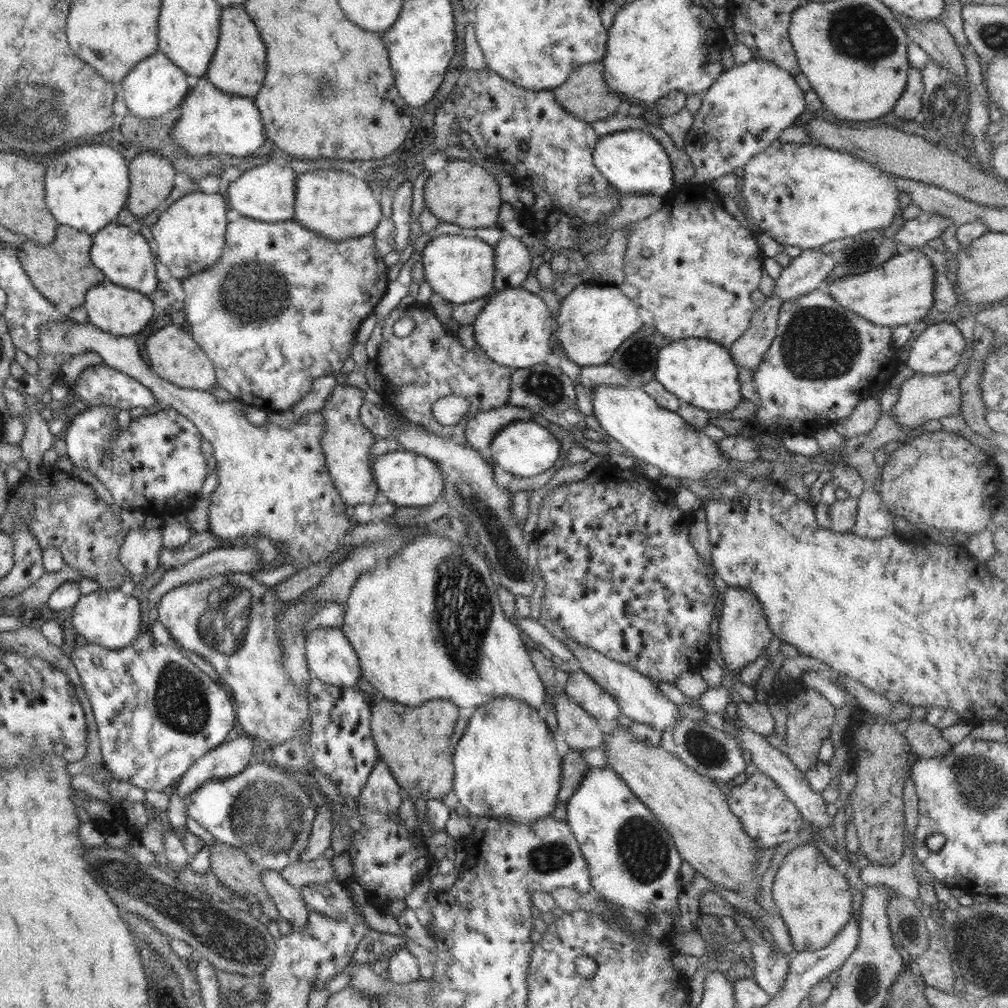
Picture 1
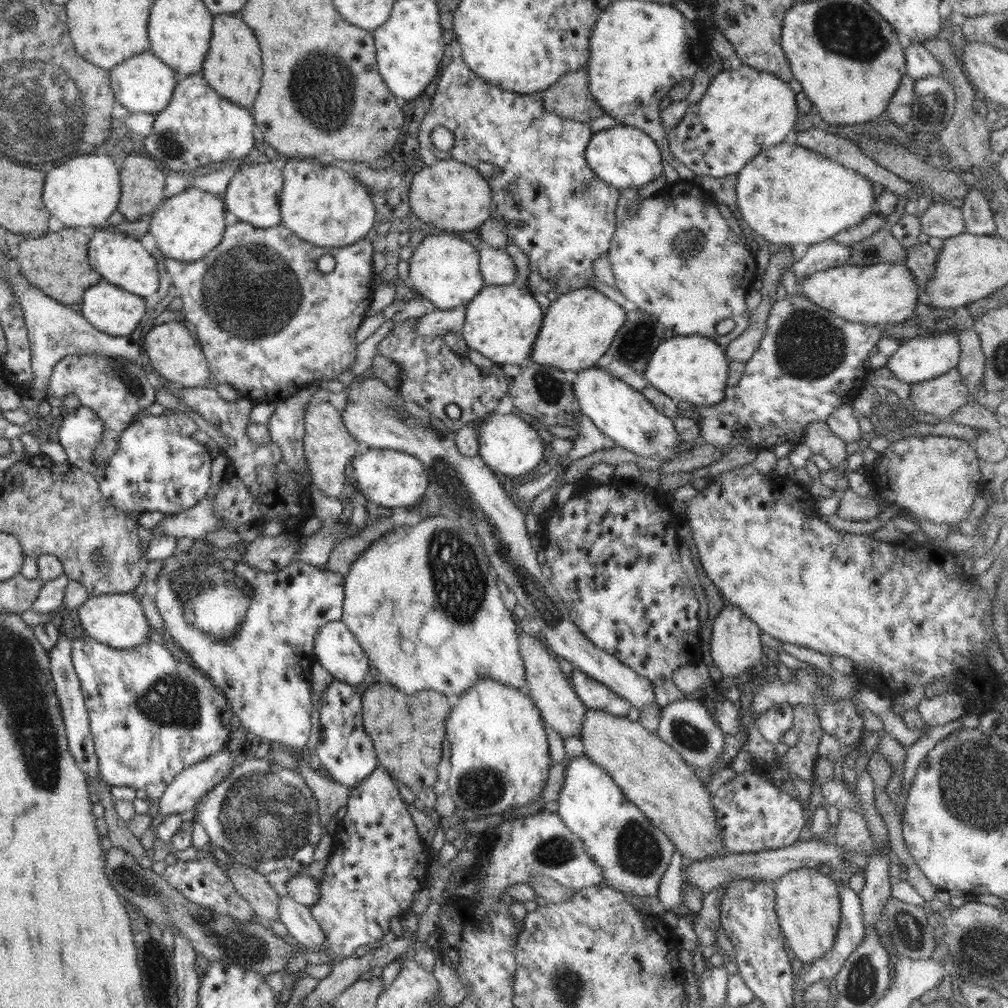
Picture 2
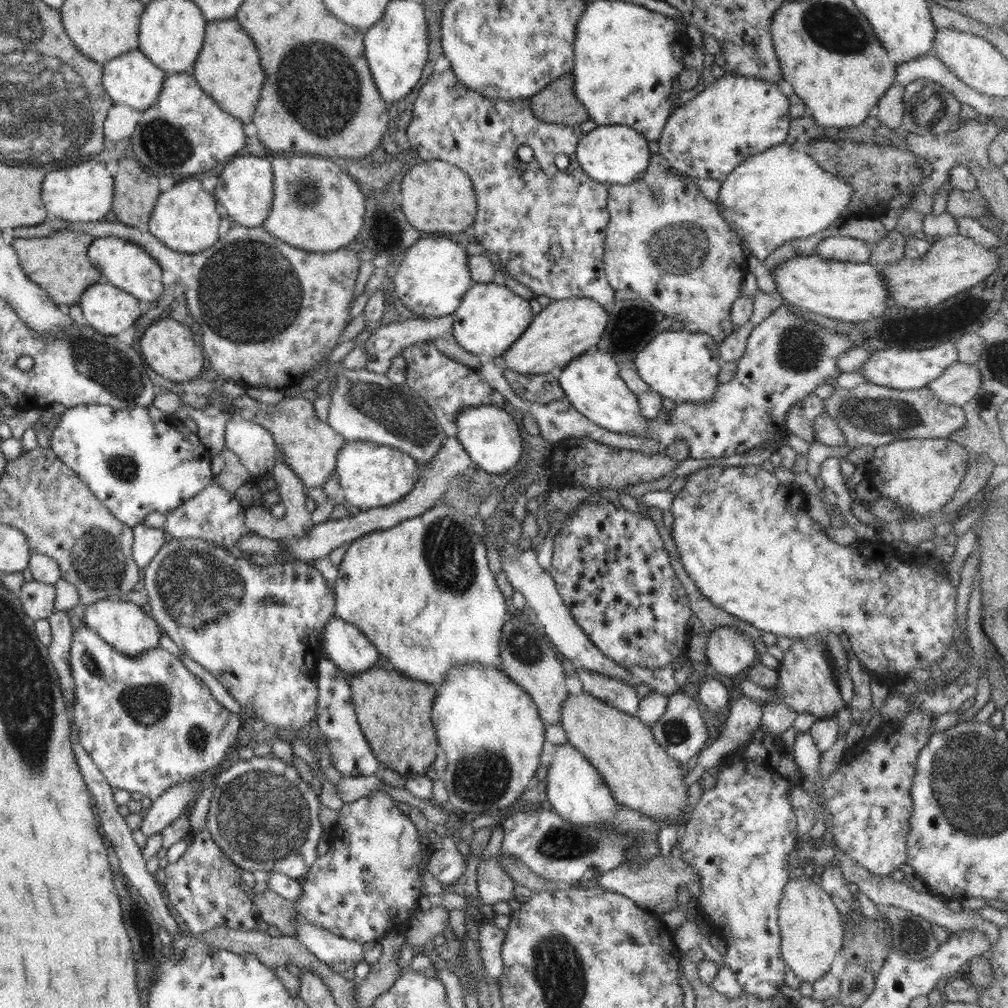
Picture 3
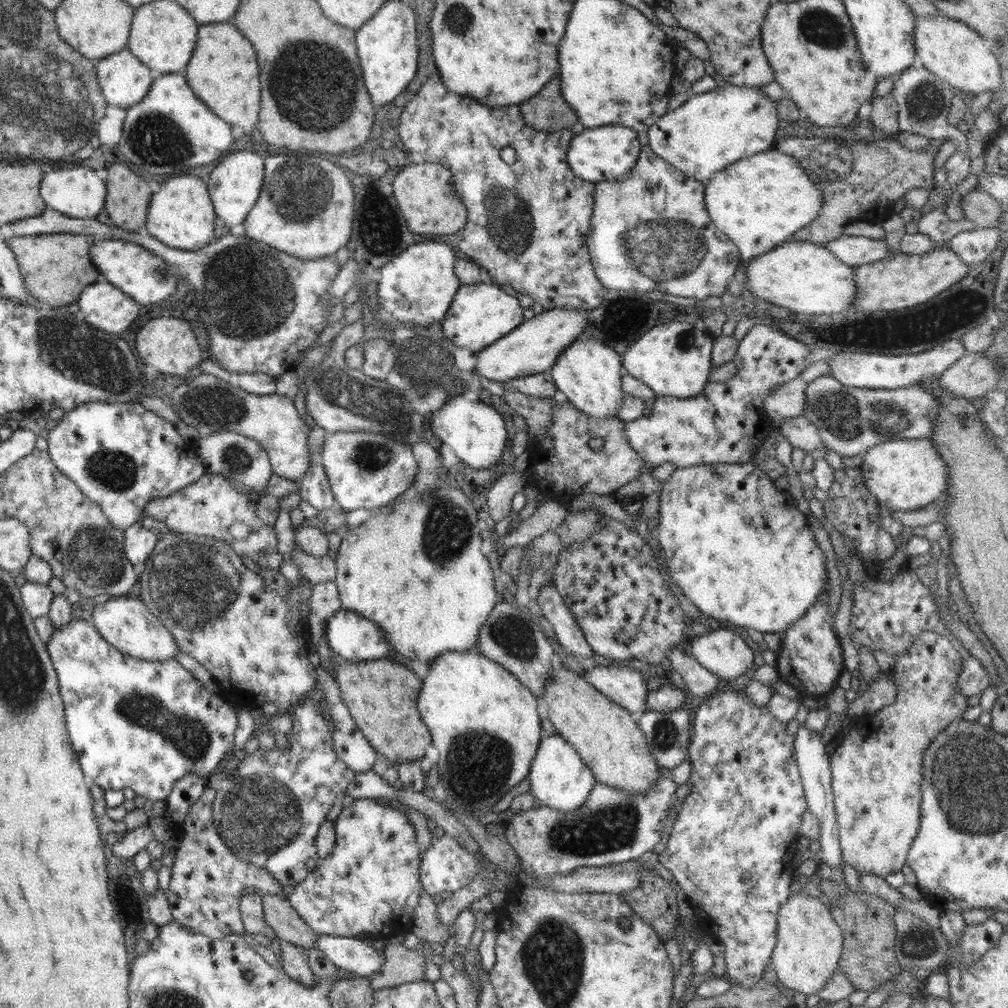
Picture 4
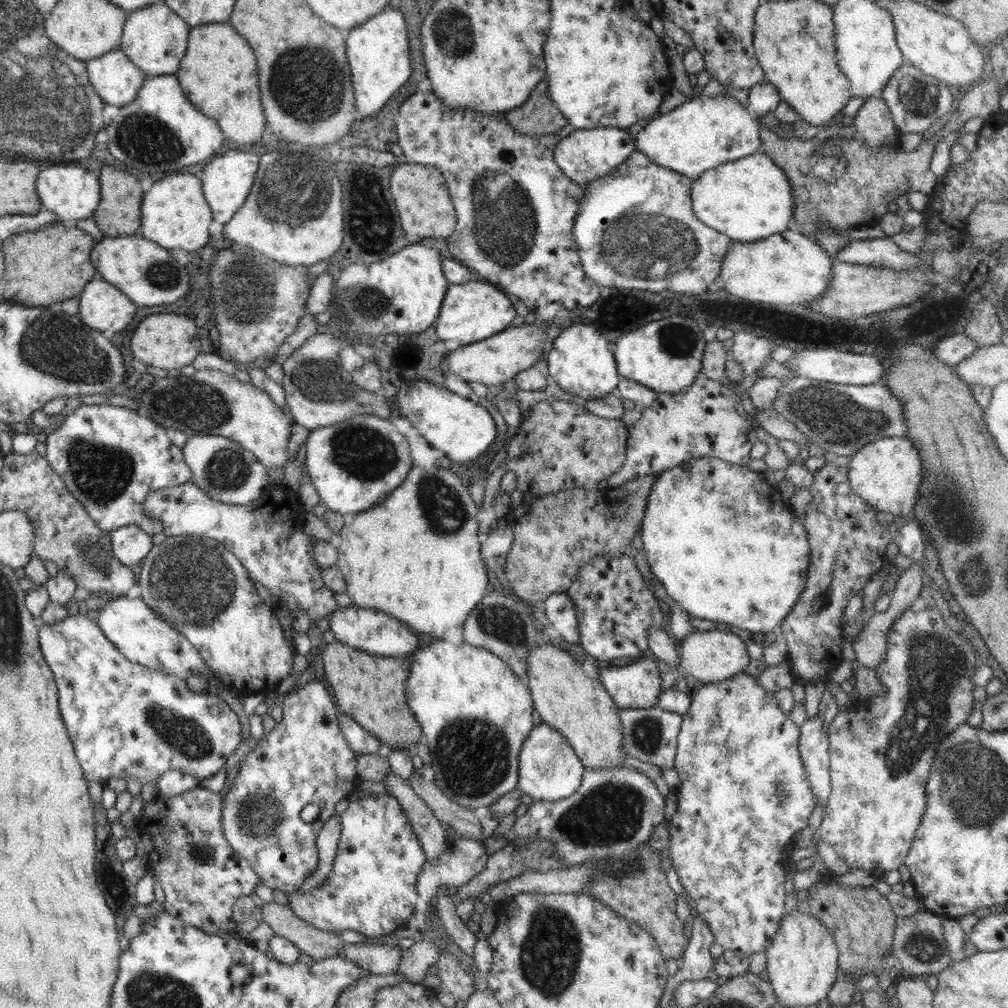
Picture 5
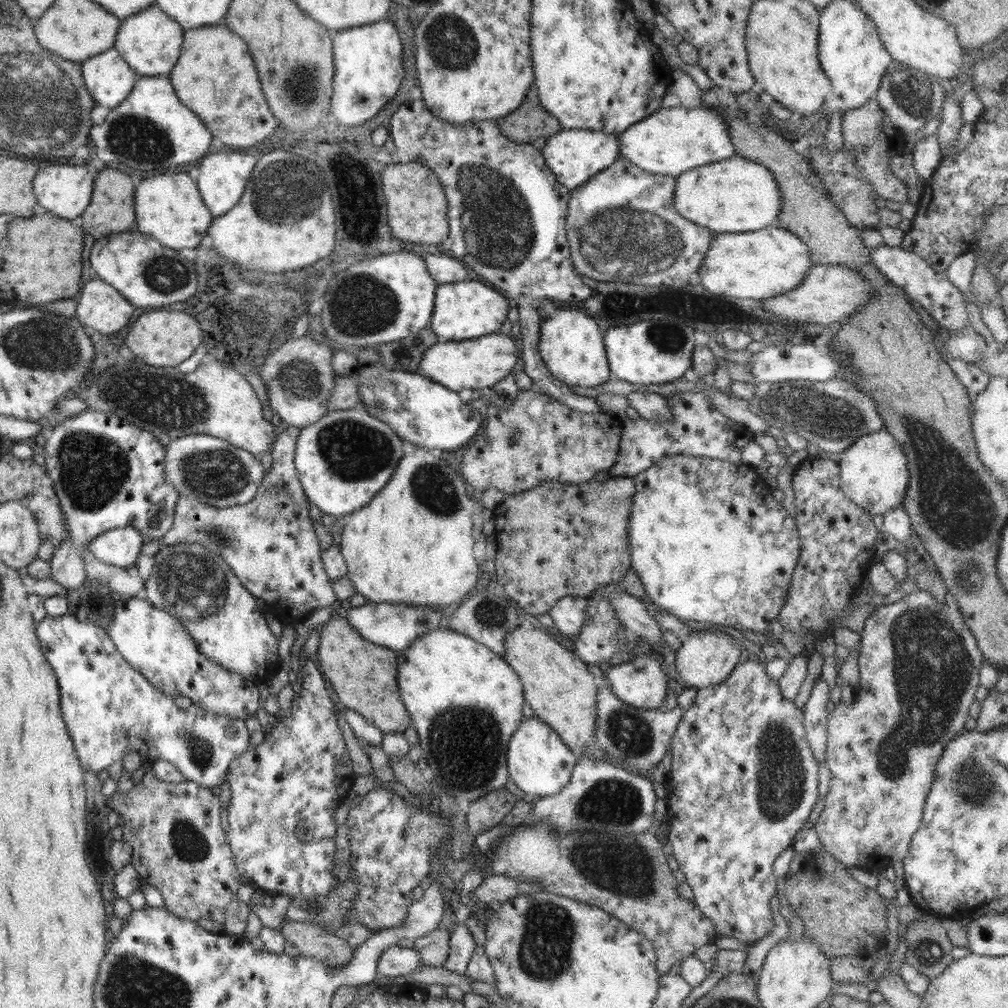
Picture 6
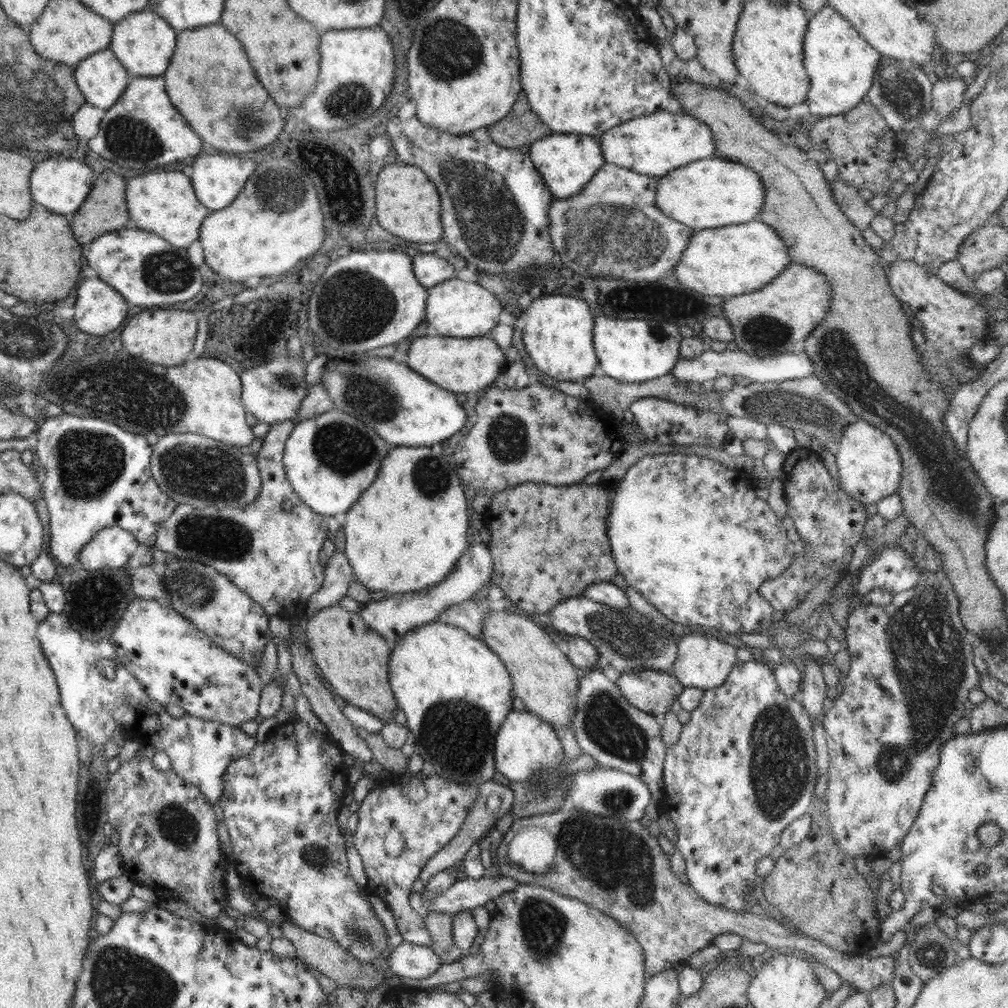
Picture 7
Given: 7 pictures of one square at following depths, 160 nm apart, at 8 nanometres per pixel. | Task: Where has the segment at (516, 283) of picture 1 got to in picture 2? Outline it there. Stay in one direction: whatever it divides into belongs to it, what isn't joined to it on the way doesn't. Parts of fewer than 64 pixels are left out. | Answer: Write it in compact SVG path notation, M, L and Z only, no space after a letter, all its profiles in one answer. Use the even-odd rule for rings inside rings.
M488 248L479 251L479 267L485 285L515 283L516 265L506 248Z

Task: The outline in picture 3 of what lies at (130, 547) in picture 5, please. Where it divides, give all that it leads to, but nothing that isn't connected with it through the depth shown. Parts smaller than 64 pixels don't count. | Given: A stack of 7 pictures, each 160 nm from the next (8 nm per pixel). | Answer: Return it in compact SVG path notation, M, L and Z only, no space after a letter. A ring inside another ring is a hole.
M144 523L133 527L132 554L136 565L140 568L148 567L166 544L163 529L151 528Z

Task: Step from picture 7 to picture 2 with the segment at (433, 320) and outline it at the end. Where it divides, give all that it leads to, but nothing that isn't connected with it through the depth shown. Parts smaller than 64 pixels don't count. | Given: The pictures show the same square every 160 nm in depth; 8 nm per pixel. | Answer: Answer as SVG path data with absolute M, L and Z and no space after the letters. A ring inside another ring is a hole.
M485 285L464 307L465 321L460 332L469 348L500 365L516 365L530 360L534 341L542 326L543 313L526 285Z

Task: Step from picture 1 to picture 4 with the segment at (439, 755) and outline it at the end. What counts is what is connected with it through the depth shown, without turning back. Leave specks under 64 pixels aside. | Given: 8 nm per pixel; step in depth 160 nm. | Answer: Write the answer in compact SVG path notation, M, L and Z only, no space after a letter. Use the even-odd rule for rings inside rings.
M337 656L336 661L334 673L342 701L370 746L397 765L421 759L432 743L430 731L417 709L423 680L392 657L346 662Z

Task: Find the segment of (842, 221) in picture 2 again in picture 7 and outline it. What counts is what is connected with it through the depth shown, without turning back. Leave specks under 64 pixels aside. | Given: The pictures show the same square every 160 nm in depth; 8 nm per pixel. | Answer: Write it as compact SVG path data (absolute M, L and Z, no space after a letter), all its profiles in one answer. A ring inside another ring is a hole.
M712 156L675 168L659 177L658 209L666 216L693 229L709 229L759 220L765 190L753 168Z

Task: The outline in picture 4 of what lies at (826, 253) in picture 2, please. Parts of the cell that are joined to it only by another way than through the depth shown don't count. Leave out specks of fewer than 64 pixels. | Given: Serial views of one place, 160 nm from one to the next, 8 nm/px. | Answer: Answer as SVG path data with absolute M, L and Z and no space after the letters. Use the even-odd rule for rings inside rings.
M841 235L825 246L838 260L852 267L872 264L892 256L884 240L874 240L865 236Z

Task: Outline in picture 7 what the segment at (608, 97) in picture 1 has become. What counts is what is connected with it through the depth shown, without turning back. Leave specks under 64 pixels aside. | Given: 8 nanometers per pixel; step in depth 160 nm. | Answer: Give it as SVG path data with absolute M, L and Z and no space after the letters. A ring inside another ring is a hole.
M524 92L519 94L512 110L504 118L487 127L487 131L494 143L510 149L531 145L551 132L532 111Z

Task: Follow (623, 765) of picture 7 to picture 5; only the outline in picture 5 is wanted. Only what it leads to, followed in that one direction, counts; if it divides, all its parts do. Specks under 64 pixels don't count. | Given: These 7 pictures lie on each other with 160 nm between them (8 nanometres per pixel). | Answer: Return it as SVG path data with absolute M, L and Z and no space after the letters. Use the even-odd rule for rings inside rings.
M660 706L639 709L619 709L623 750L632 758L655 764L660 768L673 768L677 753L677 738L682 715L664 710Z

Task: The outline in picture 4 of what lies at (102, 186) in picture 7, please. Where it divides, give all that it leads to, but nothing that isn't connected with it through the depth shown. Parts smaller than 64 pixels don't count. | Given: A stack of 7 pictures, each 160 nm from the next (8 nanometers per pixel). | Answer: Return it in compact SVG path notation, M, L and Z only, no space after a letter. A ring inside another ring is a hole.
M114 164L107 170L105 207L109 222L130 232L144 229L153 194L148 182L124 164Z

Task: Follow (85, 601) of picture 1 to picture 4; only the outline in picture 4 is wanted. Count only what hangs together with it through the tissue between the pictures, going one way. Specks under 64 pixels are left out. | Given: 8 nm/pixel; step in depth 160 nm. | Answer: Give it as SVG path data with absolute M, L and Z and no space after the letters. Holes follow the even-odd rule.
M111 598L104 604L96 604L92 612L91 624L109 642L125 655L138 660L170 660L179 653L178 645L161 621L138 598Z

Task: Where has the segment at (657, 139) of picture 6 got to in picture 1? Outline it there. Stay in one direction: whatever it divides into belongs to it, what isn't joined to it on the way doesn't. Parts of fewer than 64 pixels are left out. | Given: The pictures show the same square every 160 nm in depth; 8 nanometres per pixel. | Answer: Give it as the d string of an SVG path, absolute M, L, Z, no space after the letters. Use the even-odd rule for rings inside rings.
M760 59L737 64L722 72L714 85L703 94L702 107L696 115L688 136L684 140L684 152L691 160L695 173L690 182L707 184L710 179L720 178L724 174L743 169L744 165L756 154L770 147L780 133L792 125L798 117L806 112L804 92L795 82L795 76L778 65Z

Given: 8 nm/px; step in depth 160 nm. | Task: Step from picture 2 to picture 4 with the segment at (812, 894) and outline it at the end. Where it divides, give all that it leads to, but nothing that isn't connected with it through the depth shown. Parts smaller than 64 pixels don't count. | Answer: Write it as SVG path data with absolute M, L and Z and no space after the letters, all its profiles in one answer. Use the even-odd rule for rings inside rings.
M804 890L789 895L777 916L777 943L771 966L784 986L802 994L819 994L831 976L838 972L843 951L843 936L828 904Z

